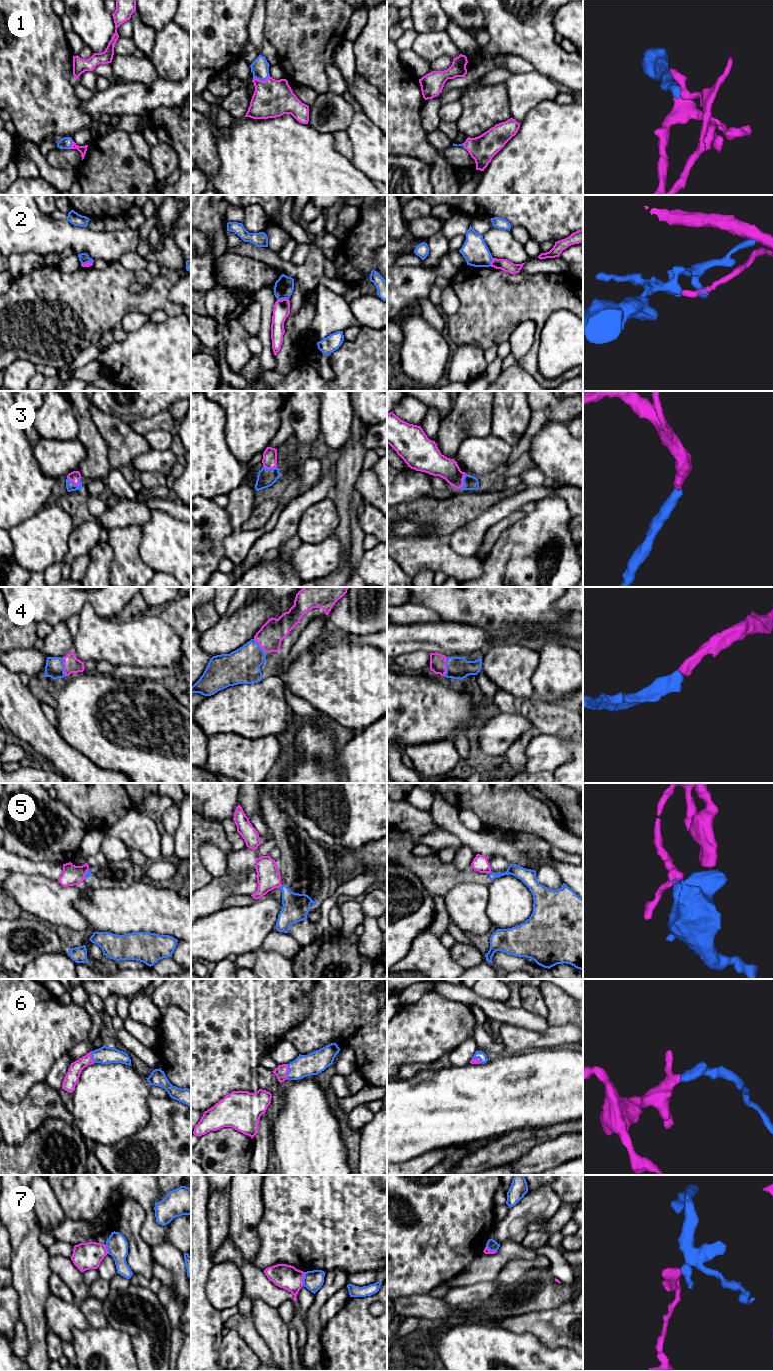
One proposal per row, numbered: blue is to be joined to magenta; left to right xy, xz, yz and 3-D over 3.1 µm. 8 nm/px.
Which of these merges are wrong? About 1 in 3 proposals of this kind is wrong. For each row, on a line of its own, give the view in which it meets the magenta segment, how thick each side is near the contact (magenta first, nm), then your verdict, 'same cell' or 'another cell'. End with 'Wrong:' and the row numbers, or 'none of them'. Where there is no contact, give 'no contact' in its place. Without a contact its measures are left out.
1: xz | 300/140 nm | same cell
2: xz | 140/160 nm | another cell
3: xy | 90/70 nm | same cell
4: xy | 130/150 nm | same cell
5: yz | 130/90 nm | another cell
6: xz | 100/180 nm | same cell
7: xz | 190/160 nm | another cell
Wrong: 2, 5, 7

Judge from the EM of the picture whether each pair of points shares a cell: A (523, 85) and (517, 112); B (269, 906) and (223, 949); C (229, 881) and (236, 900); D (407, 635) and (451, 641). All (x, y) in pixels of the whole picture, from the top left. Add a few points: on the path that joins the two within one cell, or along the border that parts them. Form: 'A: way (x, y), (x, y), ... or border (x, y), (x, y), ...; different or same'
A: way (523, 92), (519, 105); same
B: way (258, 917), (234, 938); same
C: border (235, 894), (232, 894), (225, 900), (222, 908); different
D: way (418, 636), (440, 638); same

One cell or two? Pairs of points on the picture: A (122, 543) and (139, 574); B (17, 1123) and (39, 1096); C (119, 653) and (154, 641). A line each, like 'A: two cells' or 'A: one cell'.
A: one cell
B: one cell
C: one cell

